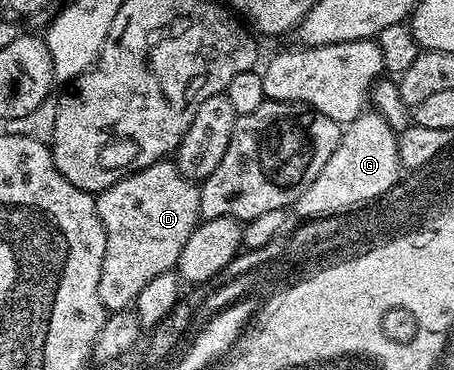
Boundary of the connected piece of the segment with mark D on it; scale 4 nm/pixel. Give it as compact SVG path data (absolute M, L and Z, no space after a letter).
M163 159L152 163L148 167L144 167L138 173L130 173L124 179L120 179L116 183L112 183L112 187L102 190L97 194L94 202L94 211L98 218L102 221L102 231L104 234L104 252L102 255L102 274L100 275L100 299L102 300L102 308L106 311L115 309L129 309L137 302L140 291L144 291L144 287L148 287L148 283L152 283L152 279L156 279L156 275L164 275L171 272L177 266L180 259L180 251L184 251L184 243L188 243L188 235L192 235L192 231L200 223L200 195L198 194L199 186L186 178L182 172L178 170L177 164L173 160Z

